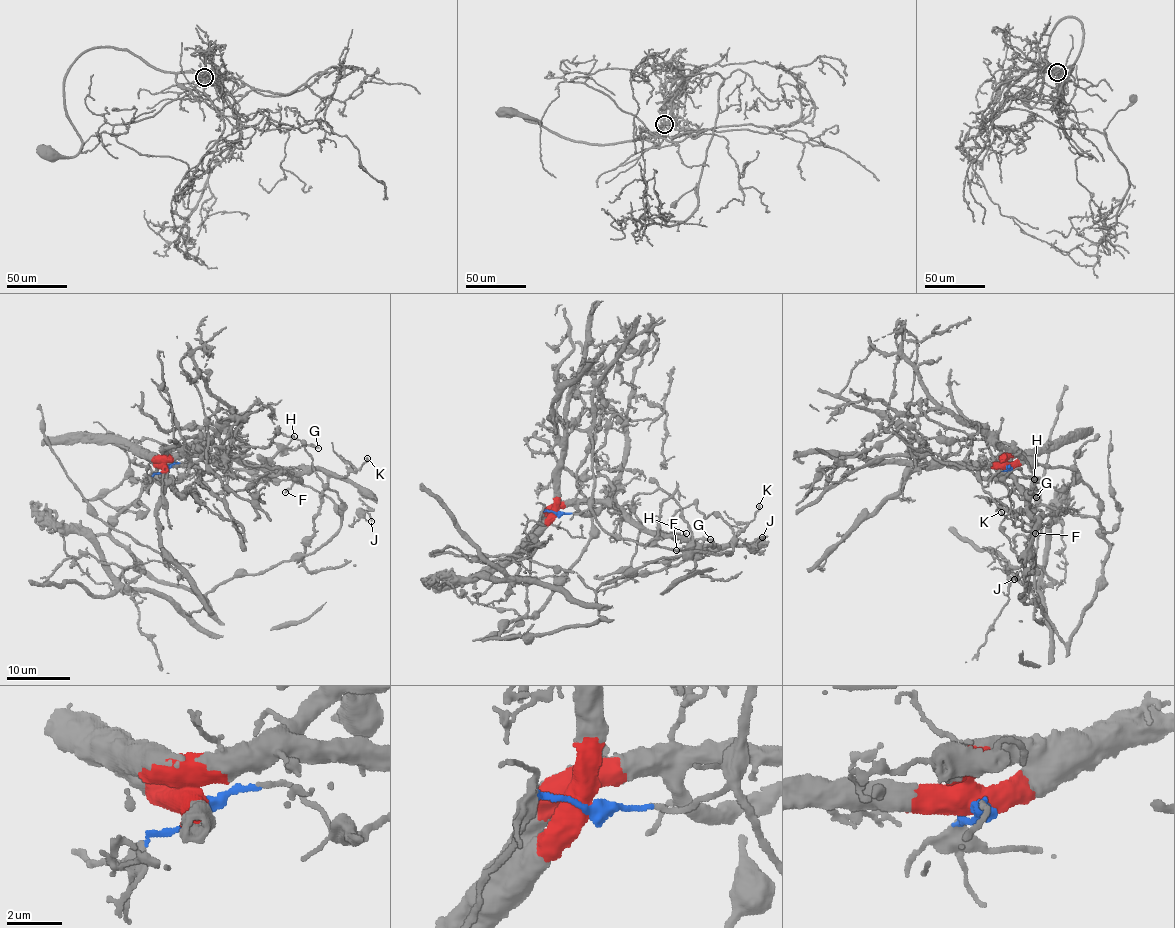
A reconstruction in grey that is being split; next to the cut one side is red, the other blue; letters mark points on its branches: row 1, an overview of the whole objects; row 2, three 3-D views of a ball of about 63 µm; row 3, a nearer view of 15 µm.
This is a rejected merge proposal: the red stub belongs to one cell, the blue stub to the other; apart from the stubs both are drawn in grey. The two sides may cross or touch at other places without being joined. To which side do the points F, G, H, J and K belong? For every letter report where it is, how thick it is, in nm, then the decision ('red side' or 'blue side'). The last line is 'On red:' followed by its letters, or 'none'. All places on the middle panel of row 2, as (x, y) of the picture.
F: (676, 550) | 200 nm | blue side
G: (710, 539) | 200 nm | red side
H: (686, 533) | 130 nm | red side
J: (762, 537) | 110 nm | red side
K: (759, 506) | 200 nm | red side
On red: G, H, J, K

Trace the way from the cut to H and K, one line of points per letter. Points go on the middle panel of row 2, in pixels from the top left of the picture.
H: (556, 513), (560, 506), (606, 502), (648, 529), (680, 536), (686, 532)
K: (556, 513), (560, 506), (606, 502), (657, 533), (716, 547), (735, 537), (755, 517), (760, 505)

